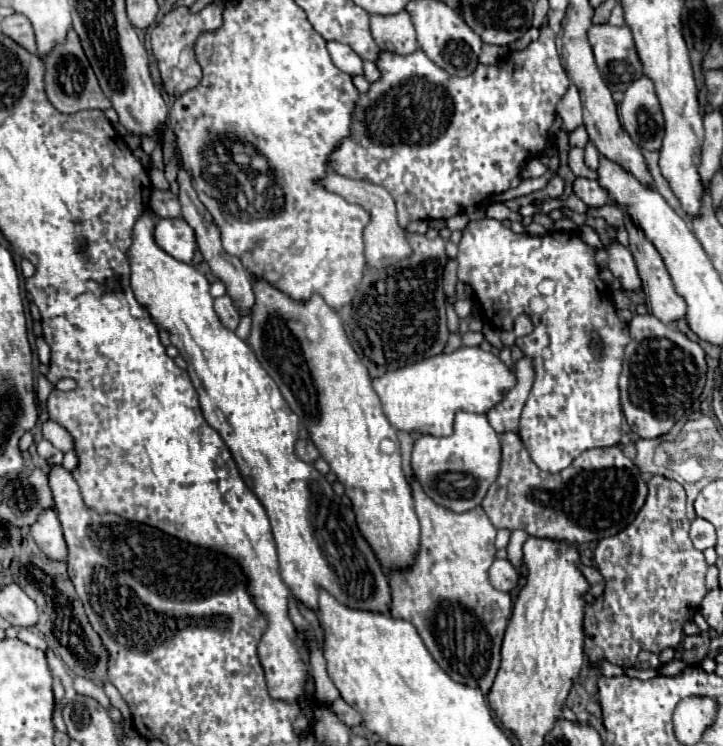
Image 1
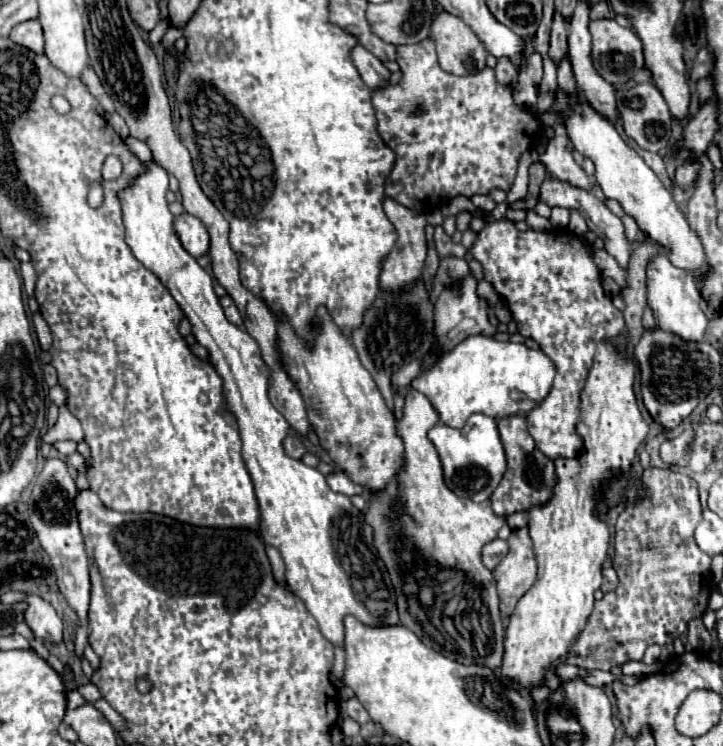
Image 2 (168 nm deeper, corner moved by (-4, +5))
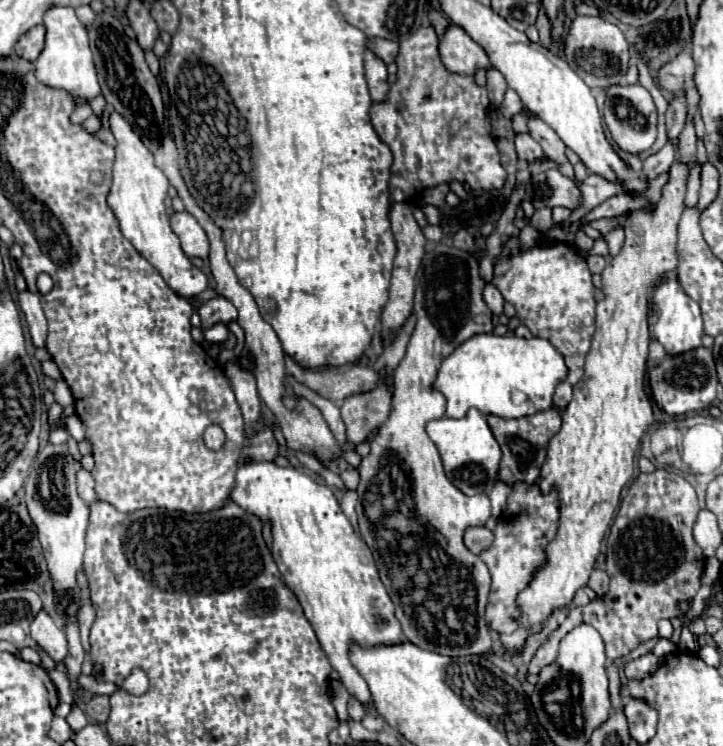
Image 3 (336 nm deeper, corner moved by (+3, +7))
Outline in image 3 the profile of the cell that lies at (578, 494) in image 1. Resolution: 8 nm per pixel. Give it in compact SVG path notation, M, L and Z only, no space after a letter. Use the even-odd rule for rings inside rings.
M554 408L544 410L544 412L536 412L534 416L526 416L526 418L516 418L516 420L506 420L500 416L488 416L488 424L490 430L494 432L494 438L498 440L500 448L502 448L502 462L500 462L500 478L512 486L512 482L524 480L528 484L536 482L540 478L540 468L546 460L546 446L550 440L550 412L558 412Z

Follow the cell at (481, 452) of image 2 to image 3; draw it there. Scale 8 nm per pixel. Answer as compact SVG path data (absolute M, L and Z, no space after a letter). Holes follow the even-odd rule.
M472 408L472 410L468 410L468 414L464 418L458 418L458 420L446 418L446 416L432 420L426 424L426 432L440 452L448 480L458 490L462 490L468 496L480 494L482 490L484 492L492 490L492 486L496 482L496 474L498 474L498 464L500 464L498 460L502 458L502 452L500 452L496 438L492 436L486 416L482 412ZM466 466L468 466L468 478L466 478Z

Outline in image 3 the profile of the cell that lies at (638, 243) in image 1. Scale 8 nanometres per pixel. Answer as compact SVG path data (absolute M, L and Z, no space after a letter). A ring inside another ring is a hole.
M664 278L660 286L654 290L652 298L652 310L650 310L650 332L652 336L662 344L666 354L676 356L694 348L702 346L702 316L700 316L700 306L684 294L680 282L676 278Z

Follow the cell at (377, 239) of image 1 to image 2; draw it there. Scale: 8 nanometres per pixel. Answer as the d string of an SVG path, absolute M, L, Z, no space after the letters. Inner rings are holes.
M389 196L383 198L383 210L385 210L389 222L395 226L397 244L395 244L395 248L391 248L391 252L381 262L379 282L381 282L381 288L405 288L407 284L413 284L417 280L417 276L421 274L421 268L425 264L425 256L427 256L425 224L427 224L427 220L423 214L401 206L397 200L393 200Z

